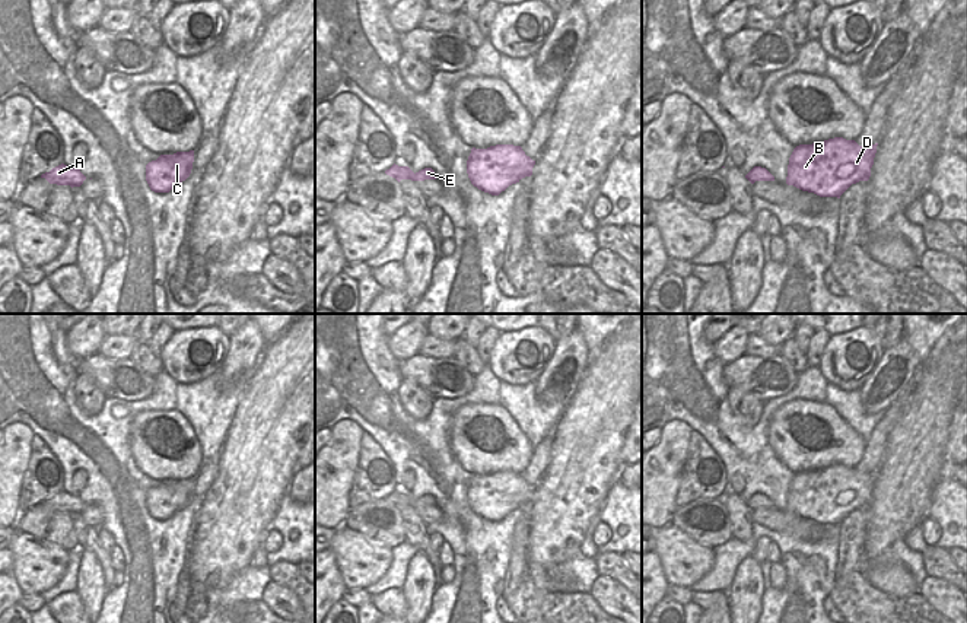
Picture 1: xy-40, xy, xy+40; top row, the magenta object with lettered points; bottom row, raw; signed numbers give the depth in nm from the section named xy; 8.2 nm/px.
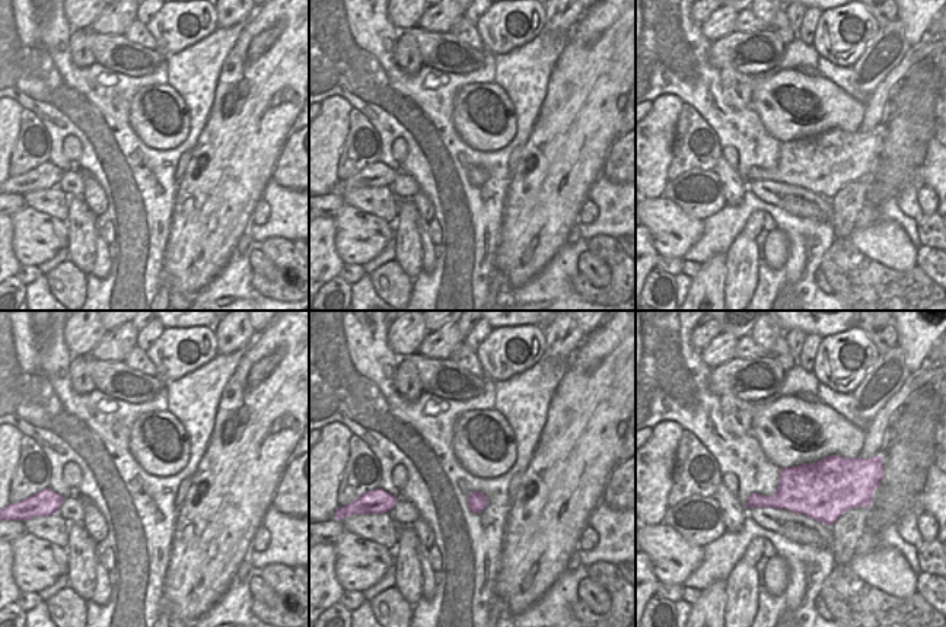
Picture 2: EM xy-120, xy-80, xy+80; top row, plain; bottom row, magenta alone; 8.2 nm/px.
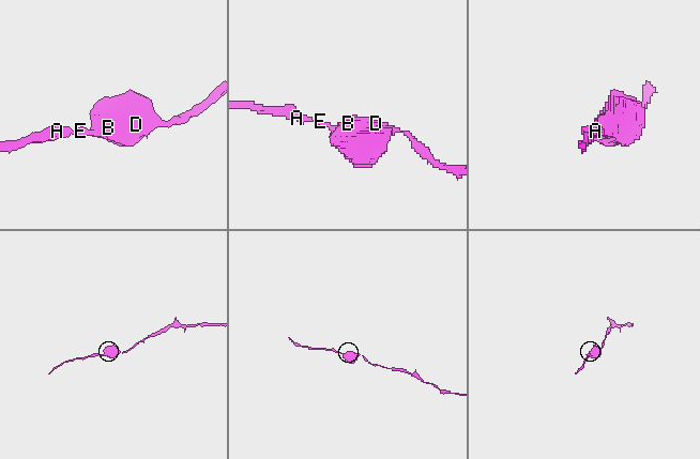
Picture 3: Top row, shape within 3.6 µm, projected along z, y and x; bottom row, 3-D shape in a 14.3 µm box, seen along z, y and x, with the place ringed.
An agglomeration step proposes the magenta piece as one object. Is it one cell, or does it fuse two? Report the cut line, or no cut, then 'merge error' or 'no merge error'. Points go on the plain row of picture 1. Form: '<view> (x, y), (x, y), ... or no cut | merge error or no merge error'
no cut | no merge error

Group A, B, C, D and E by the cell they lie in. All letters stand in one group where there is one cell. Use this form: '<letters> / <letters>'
A B C D E

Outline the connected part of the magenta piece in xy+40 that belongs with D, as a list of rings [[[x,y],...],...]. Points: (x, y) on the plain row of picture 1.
[[[834,464],[793,476],[786,511],[820,524],[837,524],[859,508],[868,508],[877,473]]]

